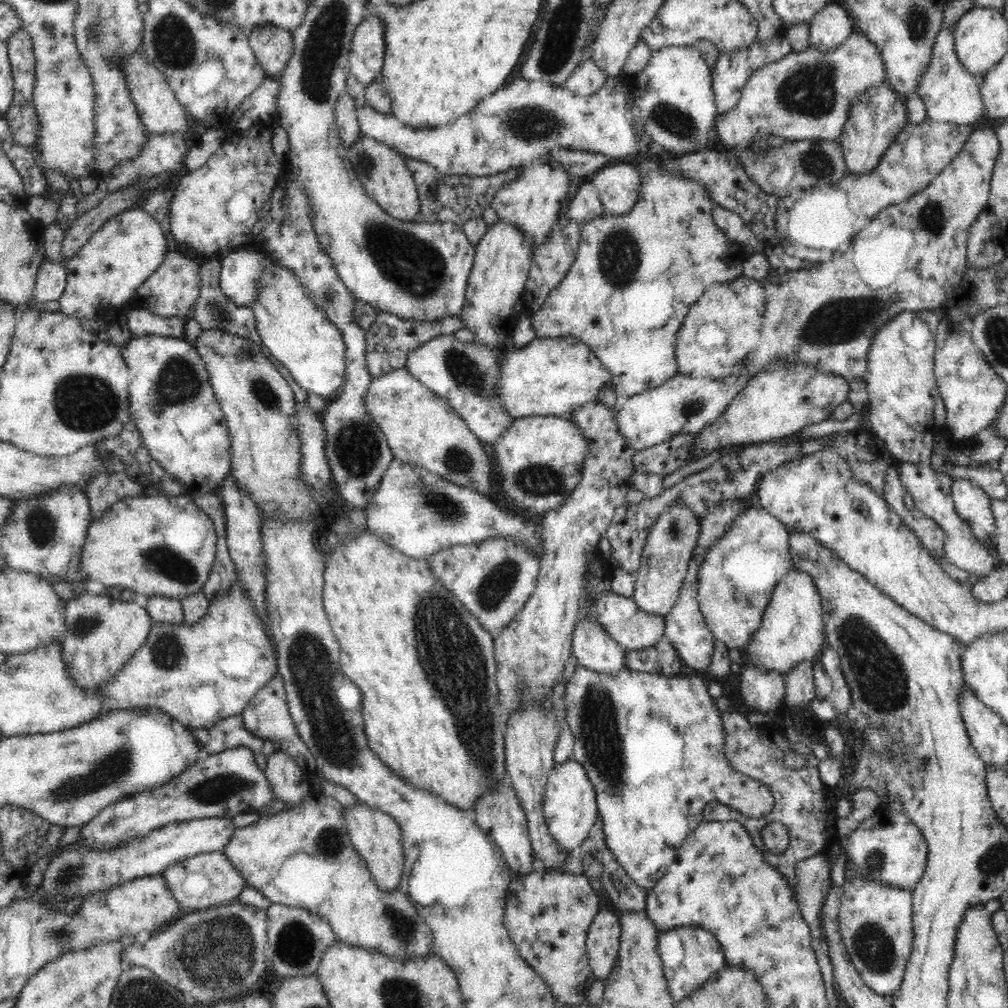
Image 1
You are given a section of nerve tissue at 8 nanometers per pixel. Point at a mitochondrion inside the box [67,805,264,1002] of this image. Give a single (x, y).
(209, 955)

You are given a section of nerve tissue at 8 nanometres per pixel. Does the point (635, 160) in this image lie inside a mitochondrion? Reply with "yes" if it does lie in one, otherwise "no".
no

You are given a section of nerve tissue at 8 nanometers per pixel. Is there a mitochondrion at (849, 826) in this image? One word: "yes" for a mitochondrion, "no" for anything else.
no

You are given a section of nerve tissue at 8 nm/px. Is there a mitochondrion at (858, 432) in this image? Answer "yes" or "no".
no

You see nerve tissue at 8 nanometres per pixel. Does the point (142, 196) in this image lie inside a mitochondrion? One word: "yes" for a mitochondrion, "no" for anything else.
no

